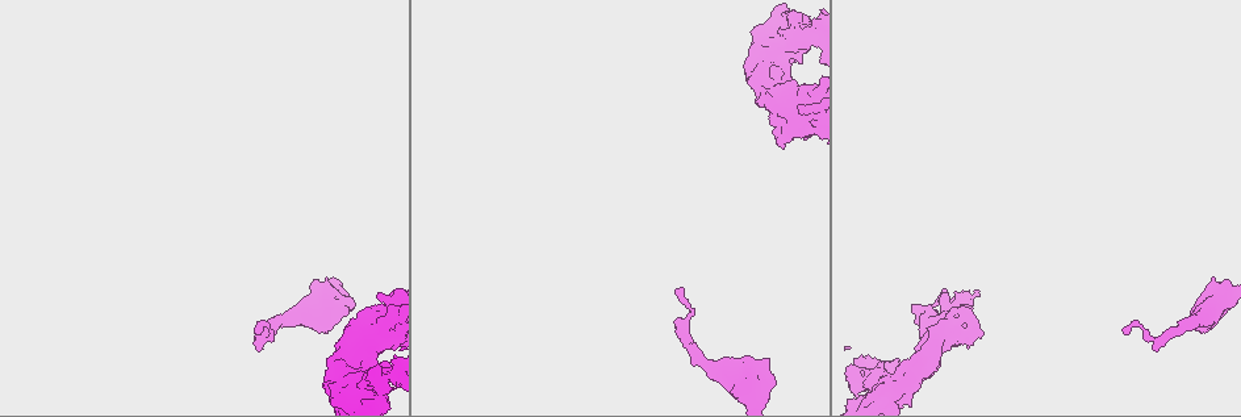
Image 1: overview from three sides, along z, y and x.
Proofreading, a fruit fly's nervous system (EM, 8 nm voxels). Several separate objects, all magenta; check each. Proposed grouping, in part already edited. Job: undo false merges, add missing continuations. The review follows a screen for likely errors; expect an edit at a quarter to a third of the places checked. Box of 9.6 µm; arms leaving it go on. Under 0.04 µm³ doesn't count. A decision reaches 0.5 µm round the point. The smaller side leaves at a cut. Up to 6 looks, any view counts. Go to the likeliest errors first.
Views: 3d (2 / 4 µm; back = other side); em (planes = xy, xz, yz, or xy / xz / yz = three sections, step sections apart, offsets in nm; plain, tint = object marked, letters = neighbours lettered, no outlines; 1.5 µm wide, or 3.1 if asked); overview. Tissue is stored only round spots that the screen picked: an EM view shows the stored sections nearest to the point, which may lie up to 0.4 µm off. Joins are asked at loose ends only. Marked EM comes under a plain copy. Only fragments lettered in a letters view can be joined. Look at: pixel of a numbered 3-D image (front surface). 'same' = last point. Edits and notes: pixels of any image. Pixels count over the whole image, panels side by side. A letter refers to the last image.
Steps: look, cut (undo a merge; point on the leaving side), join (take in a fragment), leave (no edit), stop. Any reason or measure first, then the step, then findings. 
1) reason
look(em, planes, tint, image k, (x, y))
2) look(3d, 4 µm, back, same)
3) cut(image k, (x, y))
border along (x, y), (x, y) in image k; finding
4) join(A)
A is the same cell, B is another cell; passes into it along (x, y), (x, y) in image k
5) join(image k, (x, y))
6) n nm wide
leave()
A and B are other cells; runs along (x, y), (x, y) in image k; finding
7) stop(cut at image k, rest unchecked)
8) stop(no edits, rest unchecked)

stops while still wide
look(3d, 2 µm, back, image 1, (779, 144))

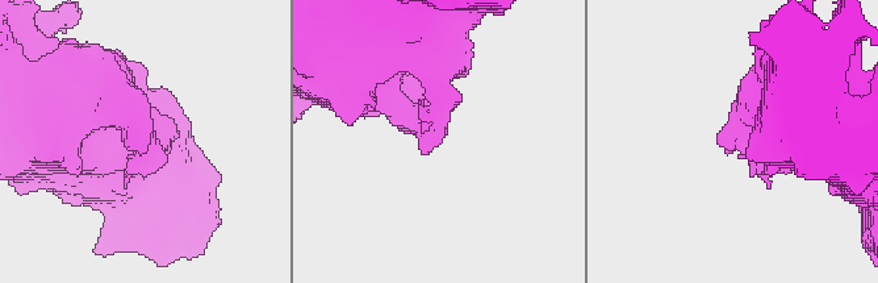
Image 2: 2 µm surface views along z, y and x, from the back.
look(em, yz, step 4, letters, image 2, (725, 152))

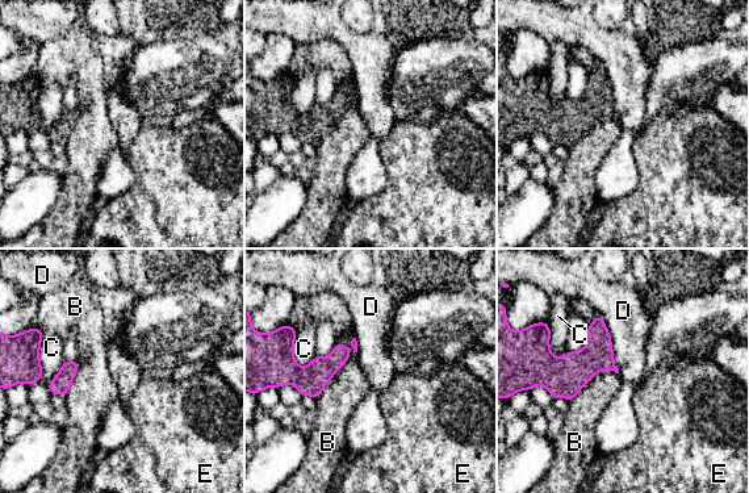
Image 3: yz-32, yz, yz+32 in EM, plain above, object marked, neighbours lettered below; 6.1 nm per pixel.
leave()
B, C, D and E are other cells; border along (599, 313), (619, 372) in image 3; none of them fits

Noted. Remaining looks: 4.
abrupt turn
look(em, 3.1 µm, xy, step 8, tint, image 1, (760, 75))

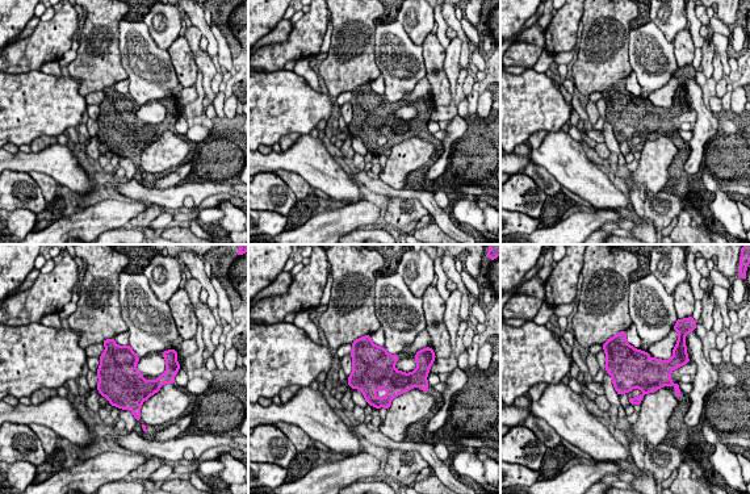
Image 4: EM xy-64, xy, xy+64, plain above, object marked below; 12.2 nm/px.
look(em, 3.1 µm, planes, letters, same)

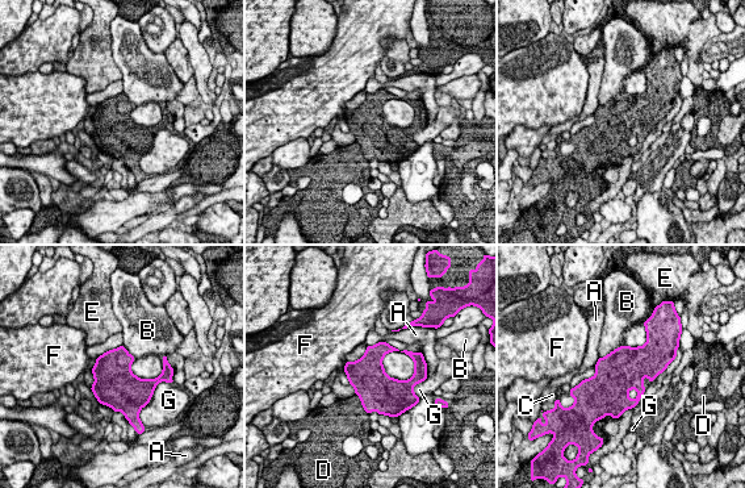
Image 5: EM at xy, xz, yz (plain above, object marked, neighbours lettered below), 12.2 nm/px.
G touches over 500 nm
leave()
A, B, C, D, E, F and G are other cells; border along (623, 345), (599, 358) in image 5; continuous, no second neuron

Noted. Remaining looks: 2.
free end
look(3d, 4 µm, image 1, (1226, 279))

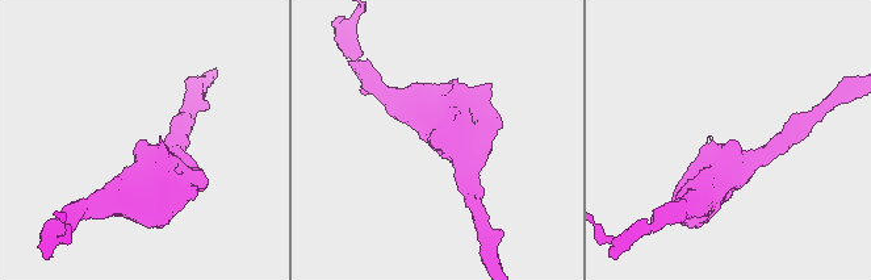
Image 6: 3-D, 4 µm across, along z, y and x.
now the EM
look(em, yz, step 4, letters, image 6, (734, 140))

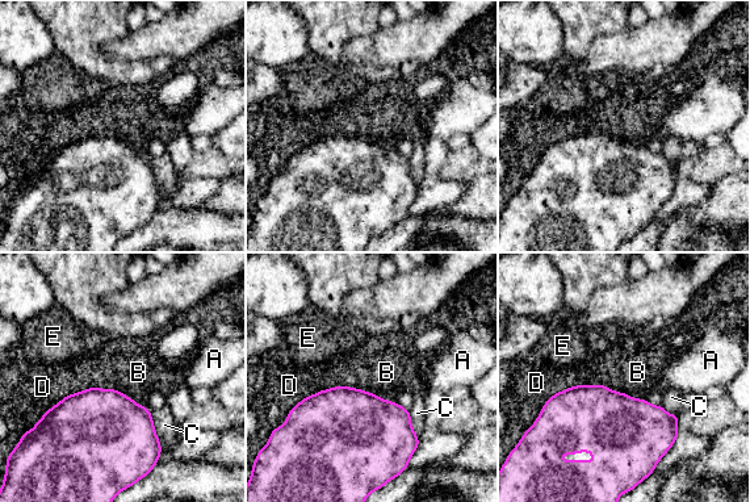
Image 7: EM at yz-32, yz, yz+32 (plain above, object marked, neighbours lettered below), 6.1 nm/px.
leave()
A, B, C, D and E are other cells; border along (118, 390), (146, 408) in image 7; none of them fits

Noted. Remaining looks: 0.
stop(no edits, rest unchecked)

